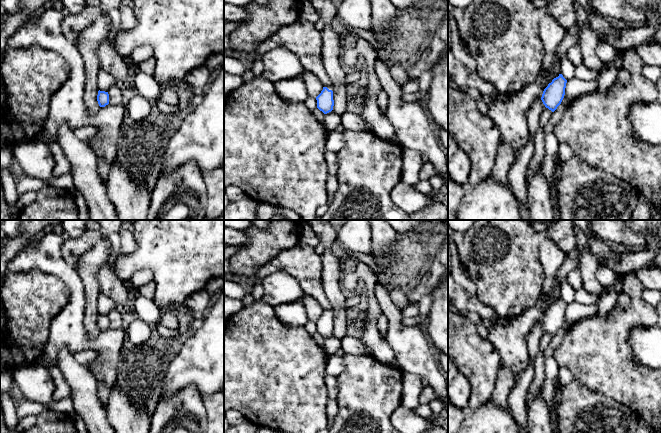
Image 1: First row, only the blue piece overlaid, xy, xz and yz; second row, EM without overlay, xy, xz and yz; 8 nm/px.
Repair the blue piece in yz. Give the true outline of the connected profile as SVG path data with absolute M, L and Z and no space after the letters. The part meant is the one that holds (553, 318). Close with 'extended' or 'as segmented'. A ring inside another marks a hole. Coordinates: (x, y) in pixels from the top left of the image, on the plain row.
M562 298L554 302L551 307L544 313L541 324L546 332L554 336L561 328L566 312L567 304Z; as segmented

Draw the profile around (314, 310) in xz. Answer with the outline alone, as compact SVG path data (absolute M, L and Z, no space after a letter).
M305 295L302 298L304 303L308 320L316 322L323 314L323 309L319 302L310 295Z

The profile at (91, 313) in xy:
M98 220L102 227L103 240L97 243L92 249L80 256L76 272L78 273L86 295L83 325L91 338L99 335L97 325L98 308L97 299L100 295L97 274L104 267L110 257L110 242L108 235L121 230L122 220Z

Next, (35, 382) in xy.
M32 363L16 367L12 370L13 380L18 385L25 399L45 404L54 411L74 417L74 407L71 398L55 403L53 401L54 380L43 366Z

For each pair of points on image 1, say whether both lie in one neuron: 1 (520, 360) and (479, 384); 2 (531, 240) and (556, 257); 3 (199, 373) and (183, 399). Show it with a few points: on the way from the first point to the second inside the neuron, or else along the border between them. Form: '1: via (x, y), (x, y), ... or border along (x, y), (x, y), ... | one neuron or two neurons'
1: border along (490, 342), (497, 352), (501, 363) | two neurons
2: border along (549, 238), (539, 250), (542, 270) | two neurons
3: border along (171, 396), (193, 385), (202, 397) | two neurons

